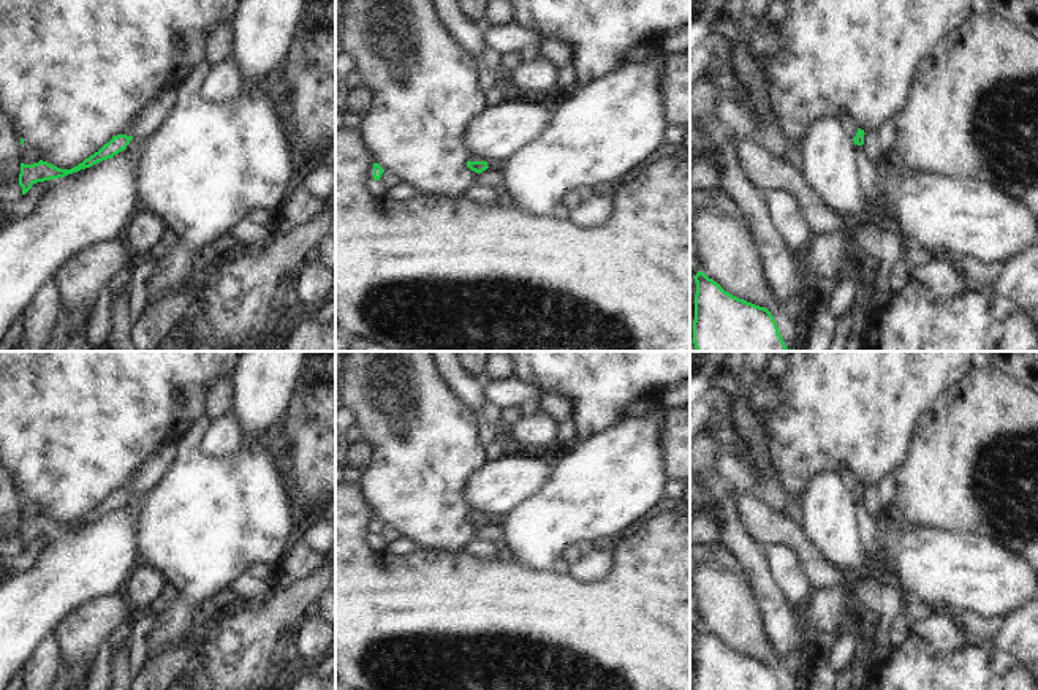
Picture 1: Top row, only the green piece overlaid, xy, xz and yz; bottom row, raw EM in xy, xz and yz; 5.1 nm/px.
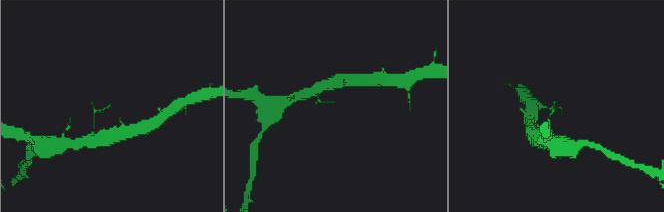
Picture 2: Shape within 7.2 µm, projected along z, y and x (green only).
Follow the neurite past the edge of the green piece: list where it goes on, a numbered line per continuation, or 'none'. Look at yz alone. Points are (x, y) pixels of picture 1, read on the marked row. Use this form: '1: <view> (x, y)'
1: yz (844, 116)

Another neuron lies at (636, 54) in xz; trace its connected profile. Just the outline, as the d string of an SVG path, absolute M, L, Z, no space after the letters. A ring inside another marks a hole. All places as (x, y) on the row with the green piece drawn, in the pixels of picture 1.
M638 44L622 52L622 62L623 63L641 63L647 59L653 59L658 52L660 49L657 46L647 47L647 46Z

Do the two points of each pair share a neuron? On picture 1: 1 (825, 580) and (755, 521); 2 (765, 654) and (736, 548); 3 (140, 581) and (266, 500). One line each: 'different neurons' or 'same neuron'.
1: same neuron
2: different neurons
3: different neurons

